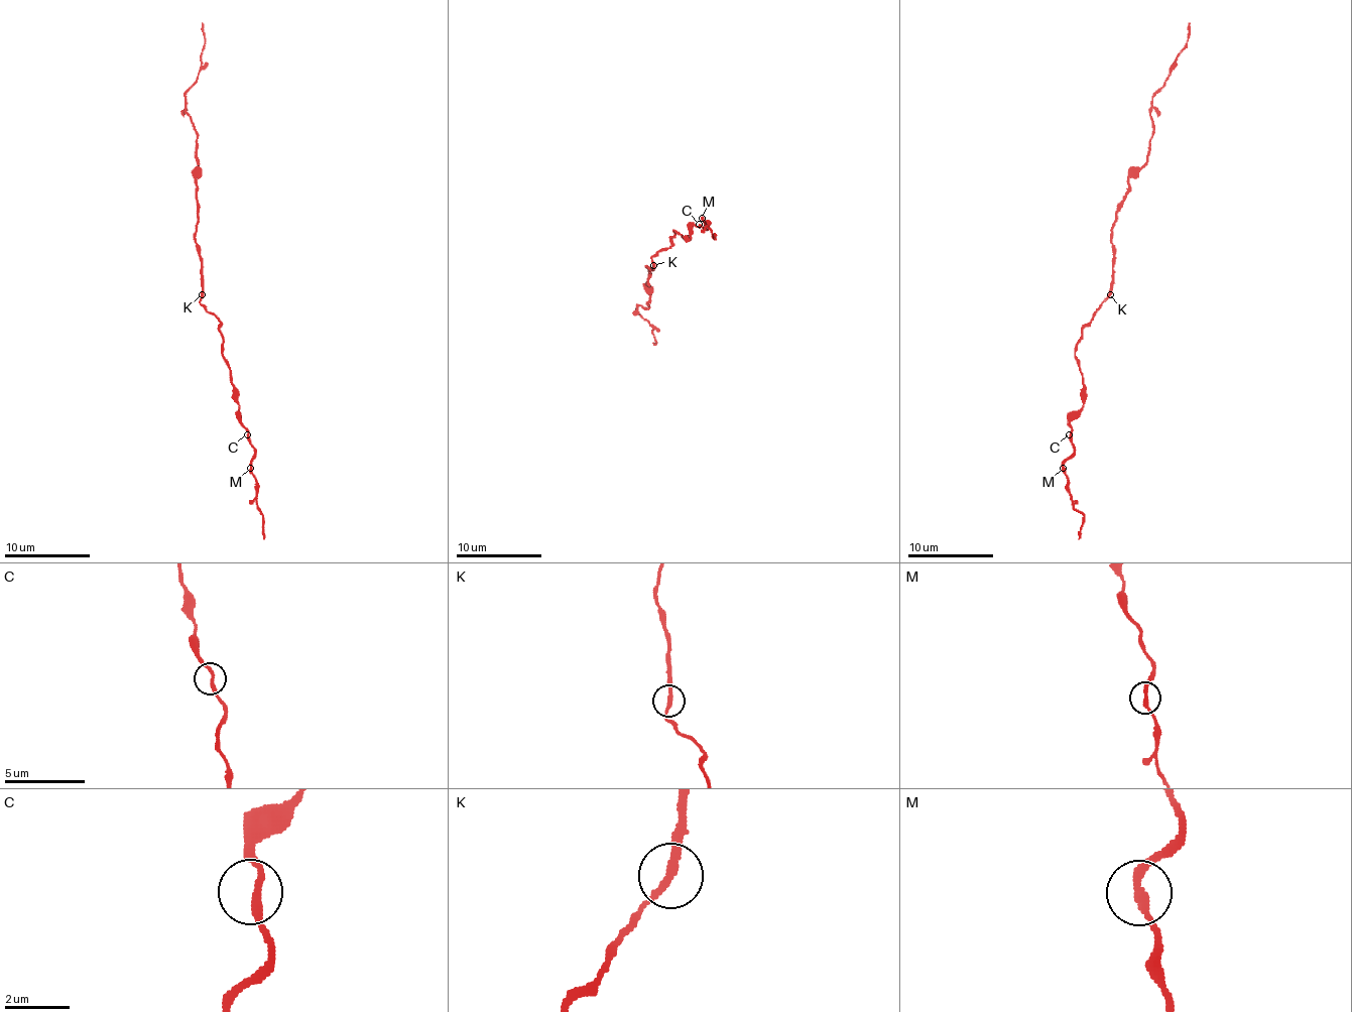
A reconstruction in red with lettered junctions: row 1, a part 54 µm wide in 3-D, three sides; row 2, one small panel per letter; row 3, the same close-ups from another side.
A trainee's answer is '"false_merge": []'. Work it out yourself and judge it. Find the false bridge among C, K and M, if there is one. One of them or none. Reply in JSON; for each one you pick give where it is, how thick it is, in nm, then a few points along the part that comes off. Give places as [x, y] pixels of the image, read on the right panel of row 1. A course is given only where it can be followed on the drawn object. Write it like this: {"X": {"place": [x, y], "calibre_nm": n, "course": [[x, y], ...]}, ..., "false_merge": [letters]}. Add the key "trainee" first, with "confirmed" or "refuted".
{"trainee": "confirmed", "false_merge": []}

